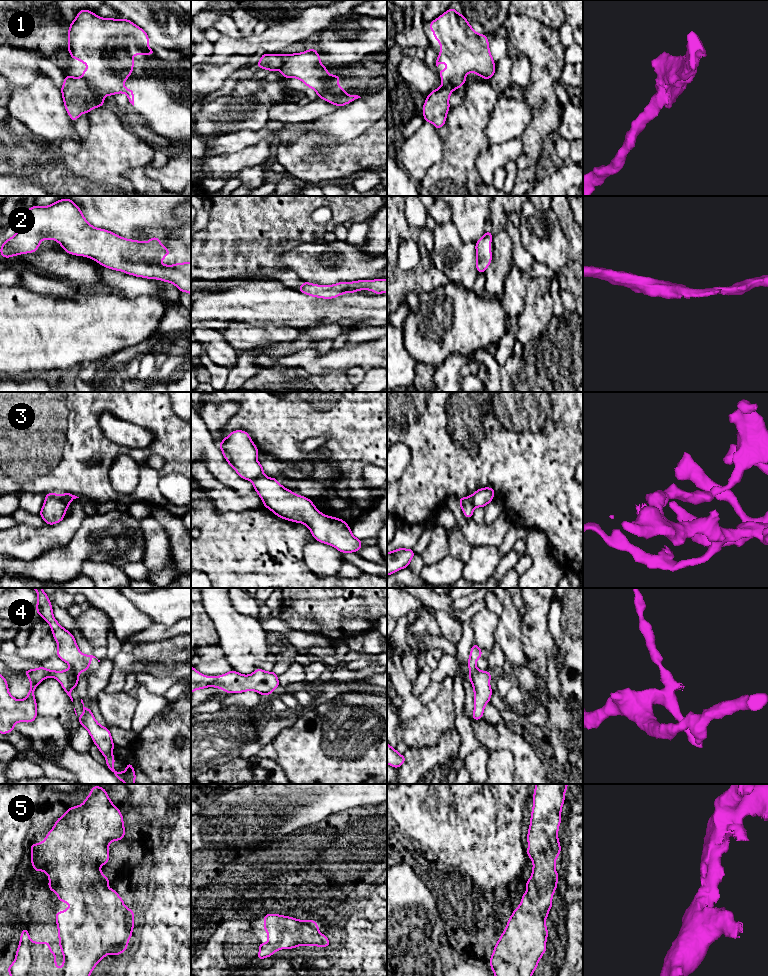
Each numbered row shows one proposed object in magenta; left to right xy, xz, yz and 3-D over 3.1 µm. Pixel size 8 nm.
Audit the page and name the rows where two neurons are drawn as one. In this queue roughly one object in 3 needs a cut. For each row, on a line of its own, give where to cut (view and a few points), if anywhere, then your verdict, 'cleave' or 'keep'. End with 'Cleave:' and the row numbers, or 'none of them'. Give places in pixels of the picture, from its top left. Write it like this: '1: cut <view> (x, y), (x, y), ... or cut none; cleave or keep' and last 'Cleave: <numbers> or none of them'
1: cut xy (84, 78), (88, 85), (102, 98); cleave
2: cut none; keep
3: cut xy (57, 494), (67, 505); cleave
4: cut yz (476, 668), (472, 674), (471, 682); cleave
5: cut none; keep
Cleave: 1, 3, 4

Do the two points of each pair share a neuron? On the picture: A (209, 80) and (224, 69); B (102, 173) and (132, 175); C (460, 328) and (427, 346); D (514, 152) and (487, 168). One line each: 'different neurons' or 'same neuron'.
A: same neuron
B: different neurons
C: same neuron
D: same neuron

